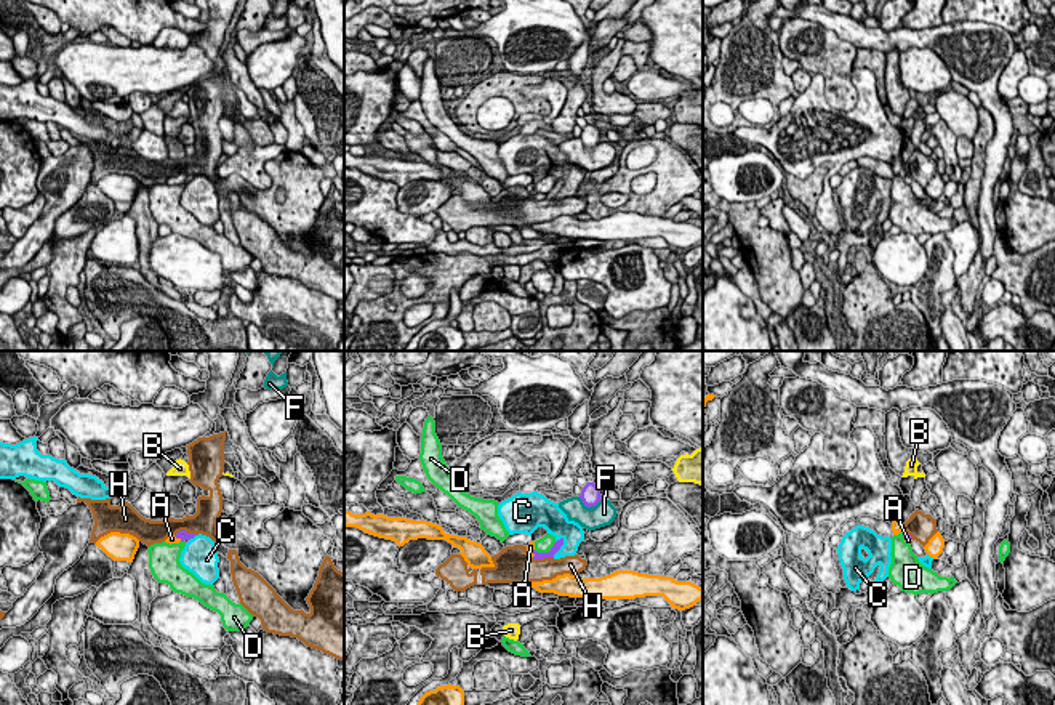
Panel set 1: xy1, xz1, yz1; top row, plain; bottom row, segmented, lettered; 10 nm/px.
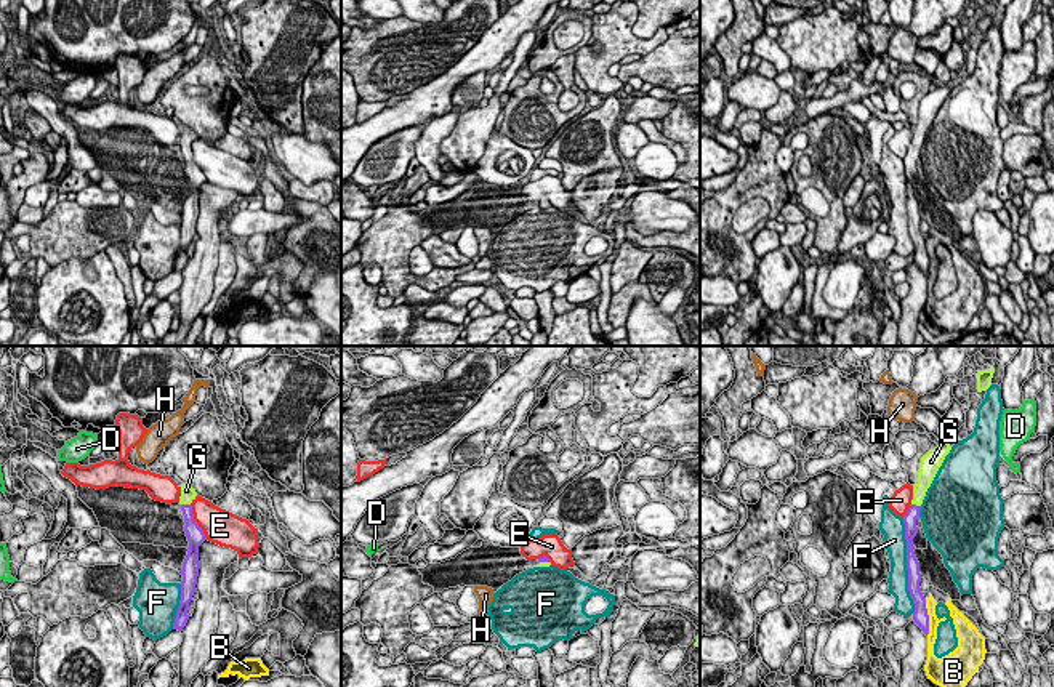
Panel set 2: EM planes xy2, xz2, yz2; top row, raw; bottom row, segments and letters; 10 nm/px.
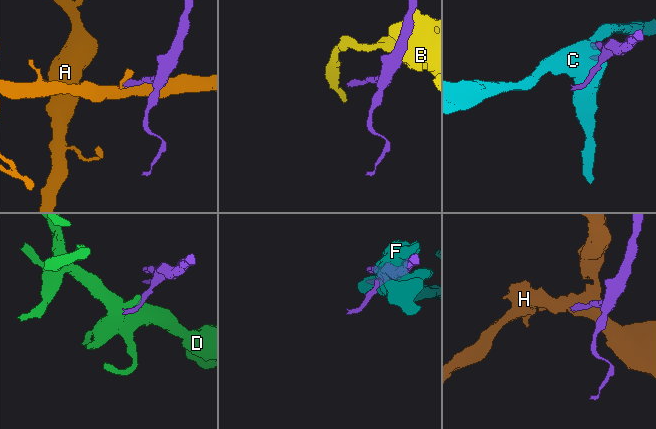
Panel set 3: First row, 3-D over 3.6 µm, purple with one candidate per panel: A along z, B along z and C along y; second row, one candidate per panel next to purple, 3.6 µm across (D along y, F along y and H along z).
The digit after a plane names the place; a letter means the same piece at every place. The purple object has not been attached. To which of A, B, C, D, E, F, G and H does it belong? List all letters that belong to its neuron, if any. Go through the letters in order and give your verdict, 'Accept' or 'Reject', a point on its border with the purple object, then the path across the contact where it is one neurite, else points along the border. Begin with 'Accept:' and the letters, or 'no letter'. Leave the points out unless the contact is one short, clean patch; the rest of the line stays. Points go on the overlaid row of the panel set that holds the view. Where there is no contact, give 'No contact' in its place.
Accept: G
A: Reject. Touches purple at xy1 (178, 537)
B: Reject. Touches purple at yz2 (928, 617)
C: Reject. Touches purple at xz1 (561, 545)
D: Reject. Touches purple at xz1 (545, 553). Boundary: xz1 (556, 542), (546, 551), (533, 550)
E: Reject. Touches purple at xy2 (196, 522). Boundary: xy2 (189, 505), (194, 521), (207, 538)
F: Reject. Touches purple at yz2 (907, 566)
G: Accept. Touches purple at xy2 (186, 505). Path across: xy2 (191, 527), (186, 505), (188, 494)
H: Reject. Touches purple at xz1 (541, 558). Boundary: xz1 (553, 556), (532, 558)

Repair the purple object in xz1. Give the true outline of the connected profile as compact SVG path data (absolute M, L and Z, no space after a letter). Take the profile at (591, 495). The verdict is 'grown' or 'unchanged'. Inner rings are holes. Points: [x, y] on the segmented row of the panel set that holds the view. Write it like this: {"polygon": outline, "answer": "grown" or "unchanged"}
{"polygon": "M588 482L583 487L580 498L583 500L584 506L596 506L602 500L600 489L594 482Z", "answer": "unchanged"}

